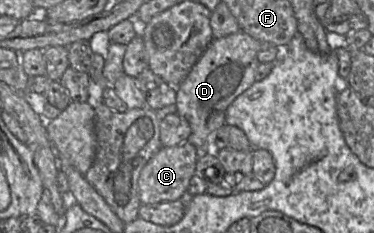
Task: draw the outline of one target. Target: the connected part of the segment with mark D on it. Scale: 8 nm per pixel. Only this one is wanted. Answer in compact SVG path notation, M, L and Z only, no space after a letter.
M242 31L213 39L177 87L176 113L189 122L191 135L188 141L198 149L198 157L207 152L208 136L226 124L225 115L230 104L255 83L260 46L261 41Z

